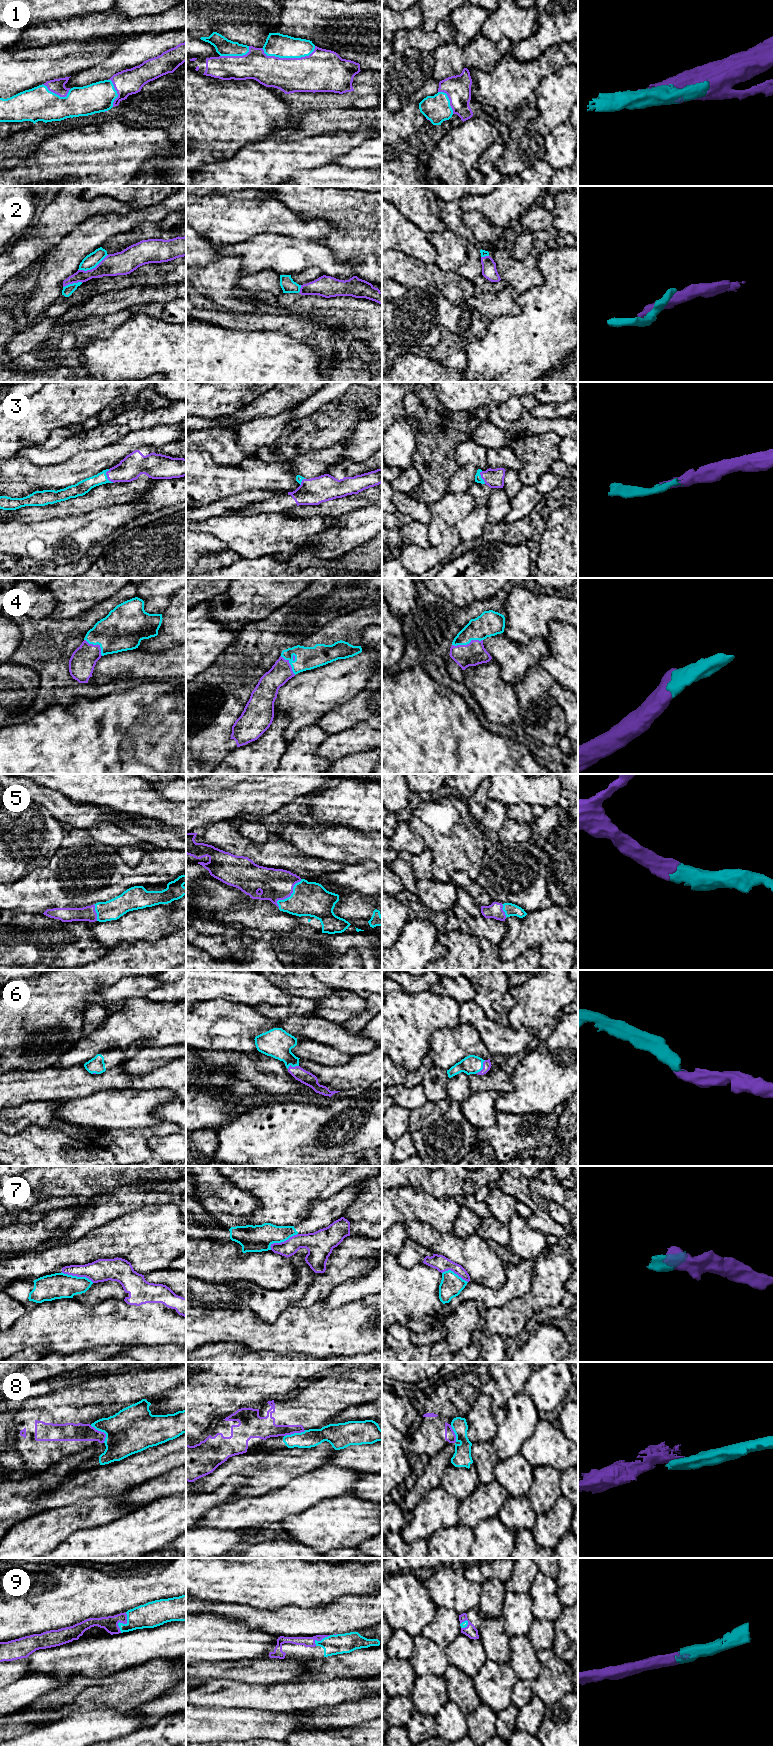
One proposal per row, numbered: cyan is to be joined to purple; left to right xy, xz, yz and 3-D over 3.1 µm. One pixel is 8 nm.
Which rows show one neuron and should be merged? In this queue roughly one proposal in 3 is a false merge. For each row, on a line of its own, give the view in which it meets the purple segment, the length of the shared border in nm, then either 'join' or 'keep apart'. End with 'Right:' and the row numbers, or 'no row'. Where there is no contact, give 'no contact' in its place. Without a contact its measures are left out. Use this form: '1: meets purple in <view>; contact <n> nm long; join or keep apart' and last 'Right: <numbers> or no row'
1: meets purple in xz; contact 440 nm long; join
2: meets purple in xy; contact 280 nm long; keep apart
3: meets purple in xy; contact 120 nm long; join
4: meets purple in yz; contact 260 nm long; join
5: meets purple in xz; contact 300 nm long; join
6: meets purple in yz; contact 140 nm long; join
7: meets purple in xz; contact 260 nm long; keep apart
8: meets purple in xy; contact 180 nm long; keep apart
9: meets purple in xy; contact 180 nm long; join
Right: 1, 3, 4, 5, 6, 9

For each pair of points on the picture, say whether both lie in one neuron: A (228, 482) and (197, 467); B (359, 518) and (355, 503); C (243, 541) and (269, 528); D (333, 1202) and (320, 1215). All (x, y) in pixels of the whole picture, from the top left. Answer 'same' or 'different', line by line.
A: same
B: different
C: same
D: same

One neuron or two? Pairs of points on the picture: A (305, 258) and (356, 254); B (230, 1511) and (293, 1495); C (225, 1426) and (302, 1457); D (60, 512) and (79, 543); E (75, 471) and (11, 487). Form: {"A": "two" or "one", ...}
{"A": "two", "B": "one", "C": "two", "D": "two", "E": "two"}

